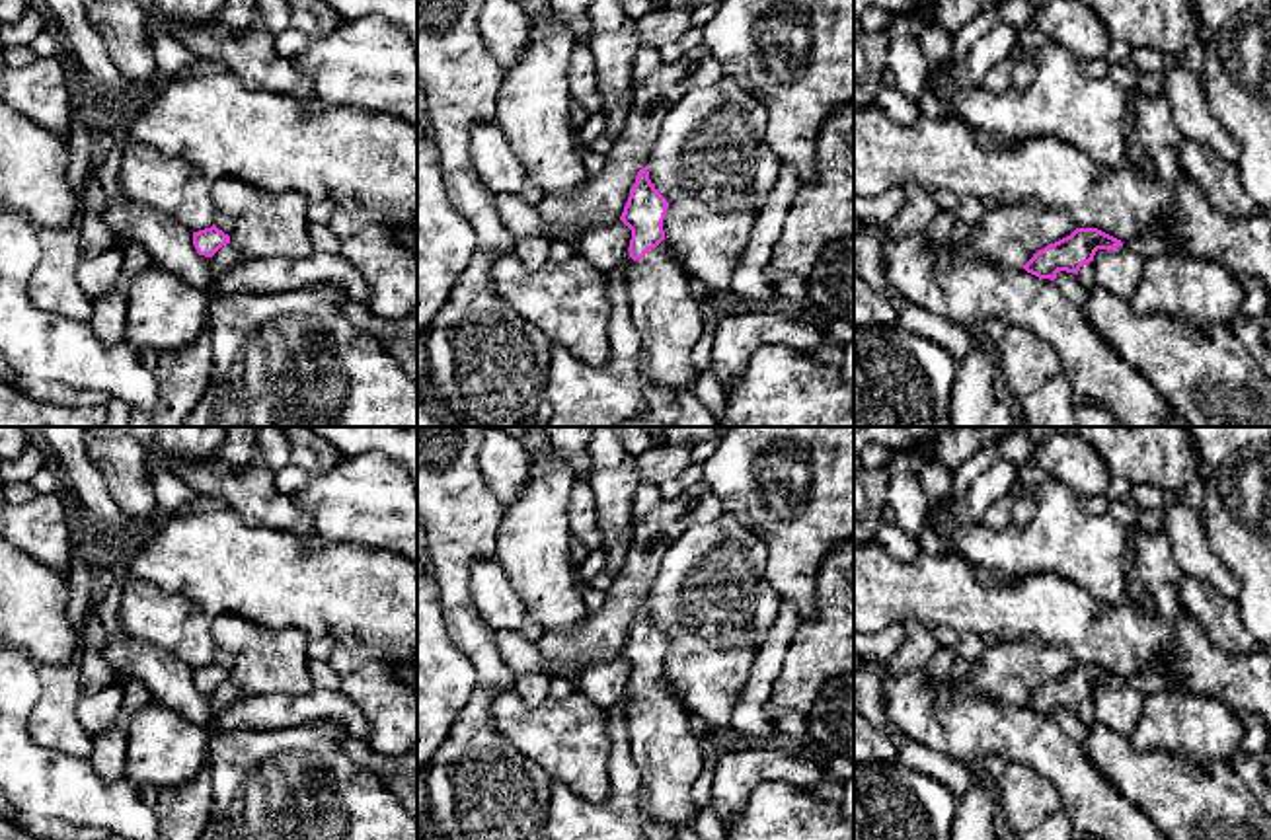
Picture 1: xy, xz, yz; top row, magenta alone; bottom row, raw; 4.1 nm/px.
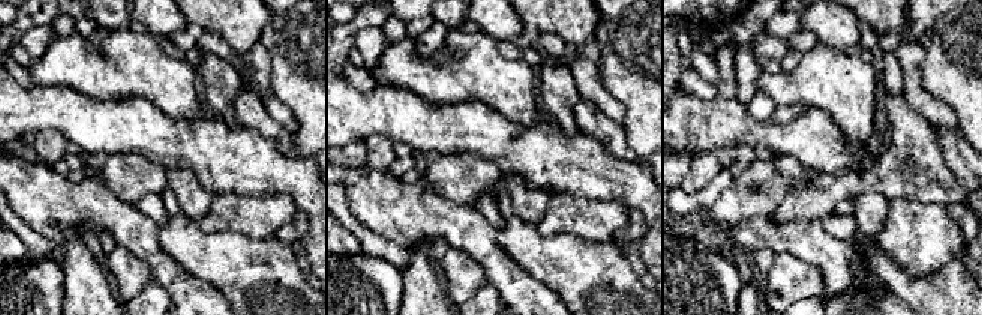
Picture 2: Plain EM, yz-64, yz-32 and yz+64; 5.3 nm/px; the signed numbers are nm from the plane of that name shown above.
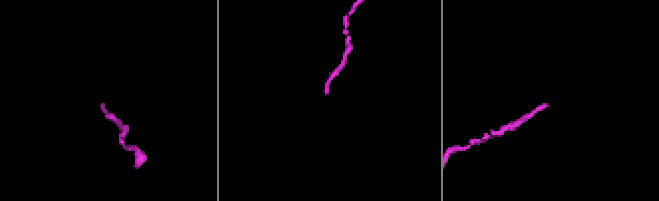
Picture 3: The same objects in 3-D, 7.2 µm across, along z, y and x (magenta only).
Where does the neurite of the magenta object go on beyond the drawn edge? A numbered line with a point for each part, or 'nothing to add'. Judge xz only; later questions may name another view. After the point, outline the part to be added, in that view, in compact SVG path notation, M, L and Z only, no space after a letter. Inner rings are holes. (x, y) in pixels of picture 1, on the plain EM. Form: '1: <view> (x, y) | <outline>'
1: xz (663, 747) | M661 684L649 686L628 707L632 758L639 772L639 811L645 821L692 828L692 785L702 774L704 752L680 700Z

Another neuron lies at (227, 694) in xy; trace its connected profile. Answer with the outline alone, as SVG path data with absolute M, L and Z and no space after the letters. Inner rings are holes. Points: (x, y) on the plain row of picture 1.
M226 680L211 694L211 700L214 711L222 711L224 707L251 696L253 696L251 692L238 688L234 682Z

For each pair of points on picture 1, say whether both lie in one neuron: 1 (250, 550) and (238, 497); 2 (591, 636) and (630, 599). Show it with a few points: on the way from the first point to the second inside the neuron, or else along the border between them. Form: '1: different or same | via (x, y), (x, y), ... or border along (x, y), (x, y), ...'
1: different | border along (227, 505), (248, 525), (289, 531)
2: same | via (601, 628), (620, 609)

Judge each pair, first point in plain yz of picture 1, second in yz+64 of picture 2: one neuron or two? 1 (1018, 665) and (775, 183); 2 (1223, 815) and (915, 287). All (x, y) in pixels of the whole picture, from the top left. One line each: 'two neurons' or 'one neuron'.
1: one neuron
2: one neuron

